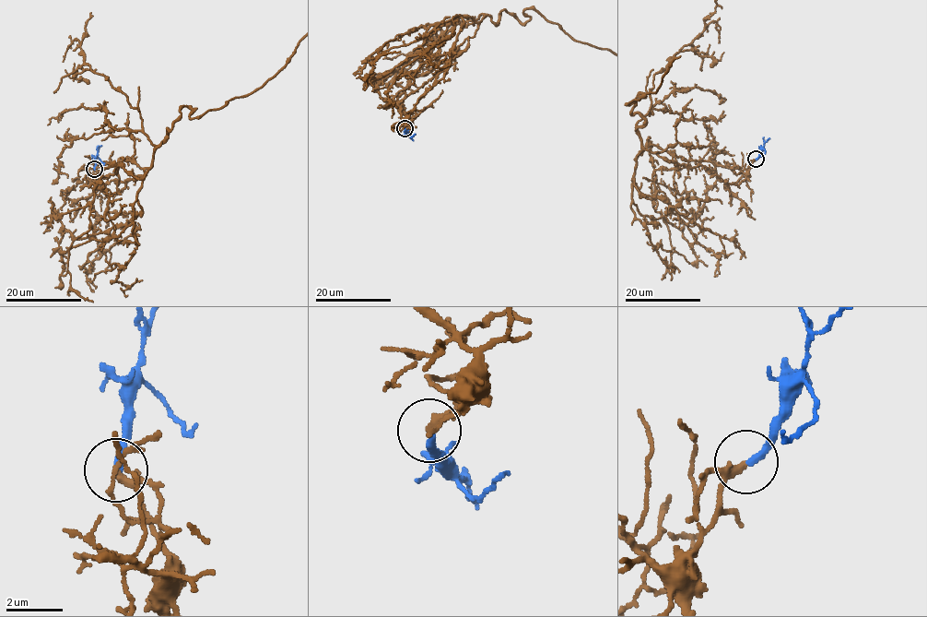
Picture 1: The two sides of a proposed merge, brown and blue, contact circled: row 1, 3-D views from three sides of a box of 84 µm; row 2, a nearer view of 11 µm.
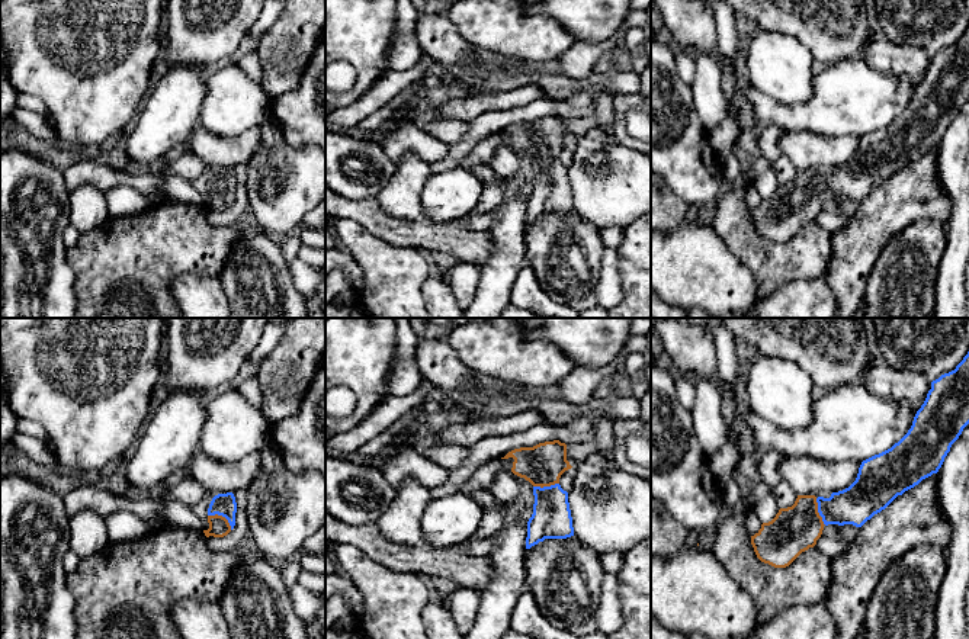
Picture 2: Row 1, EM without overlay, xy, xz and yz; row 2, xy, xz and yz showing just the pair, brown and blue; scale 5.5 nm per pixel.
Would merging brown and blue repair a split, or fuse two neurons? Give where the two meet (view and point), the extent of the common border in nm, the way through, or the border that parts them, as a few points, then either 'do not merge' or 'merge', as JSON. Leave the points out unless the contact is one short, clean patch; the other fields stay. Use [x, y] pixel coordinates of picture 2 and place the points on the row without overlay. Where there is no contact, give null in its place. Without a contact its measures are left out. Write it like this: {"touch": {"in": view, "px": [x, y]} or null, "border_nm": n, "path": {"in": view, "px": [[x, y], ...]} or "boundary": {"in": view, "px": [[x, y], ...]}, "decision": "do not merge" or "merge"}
{"touch": {"in": "xy", "px": [221, 190]}, "border_nm": 160, "path": {"in": "xy", "px": [[218, 201], [221, 190], [223, 179]]}, "decision": "merge"}

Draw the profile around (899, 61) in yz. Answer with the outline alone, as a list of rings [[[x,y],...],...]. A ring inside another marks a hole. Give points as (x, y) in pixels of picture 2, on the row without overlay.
[[[888,38],[870,41],[859,58],[895,81],[908,80],[914,89],[921,83],[931,64],[931,55],[925,49],[912,44],[896,44]]]

